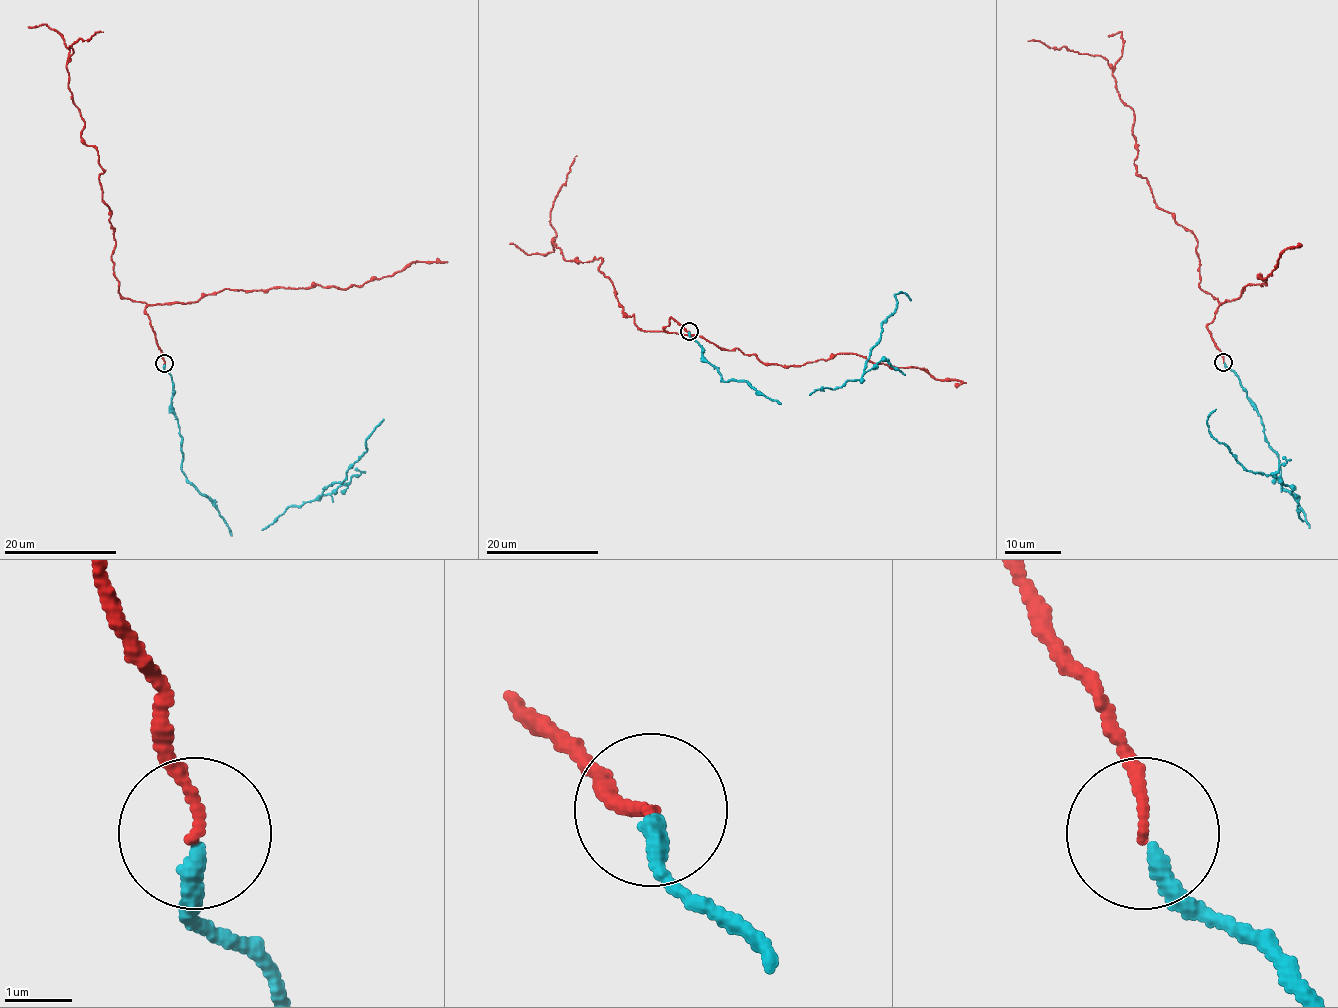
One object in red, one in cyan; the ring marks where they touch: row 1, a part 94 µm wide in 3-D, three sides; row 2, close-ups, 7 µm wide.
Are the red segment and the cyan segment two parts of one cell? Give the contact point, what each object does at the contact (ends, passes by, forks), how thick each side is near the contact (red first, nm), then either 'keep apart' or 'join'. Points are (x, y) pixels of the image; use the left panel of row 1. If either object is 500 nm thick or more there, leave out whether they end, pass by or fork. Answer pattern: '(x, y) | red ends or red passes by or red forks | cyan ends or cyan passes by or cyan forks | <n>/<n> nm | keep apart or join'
(164, 363) | red ends | cyan ends | 150/260 nm | join

